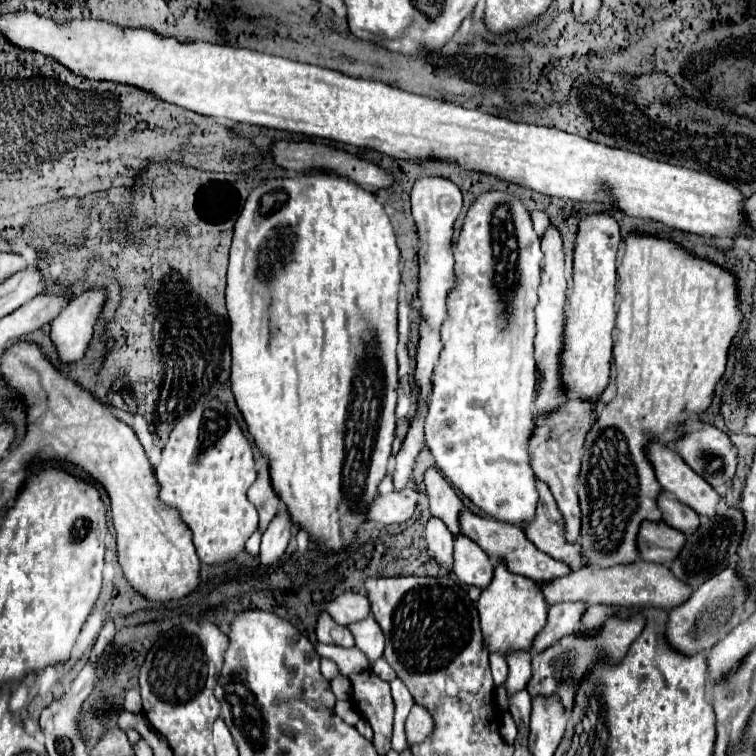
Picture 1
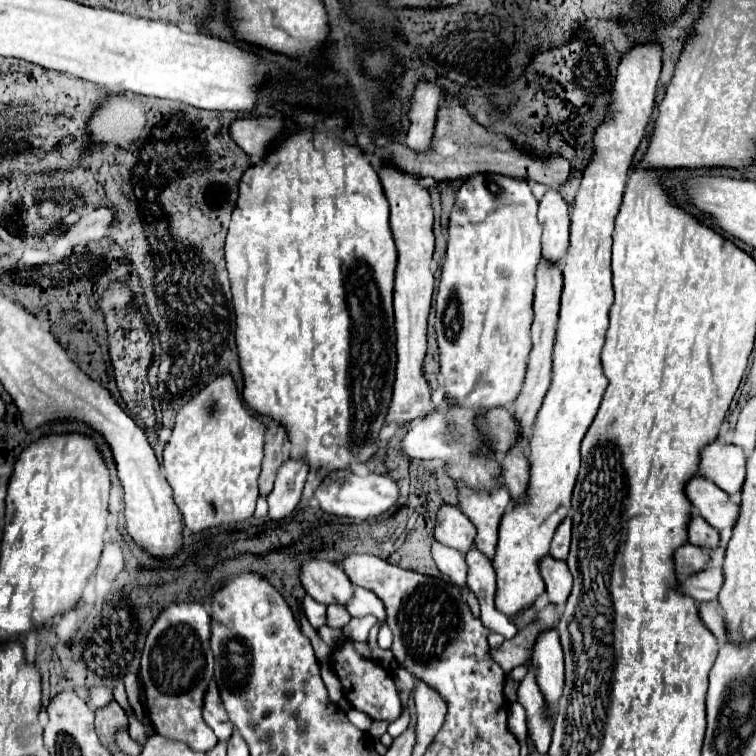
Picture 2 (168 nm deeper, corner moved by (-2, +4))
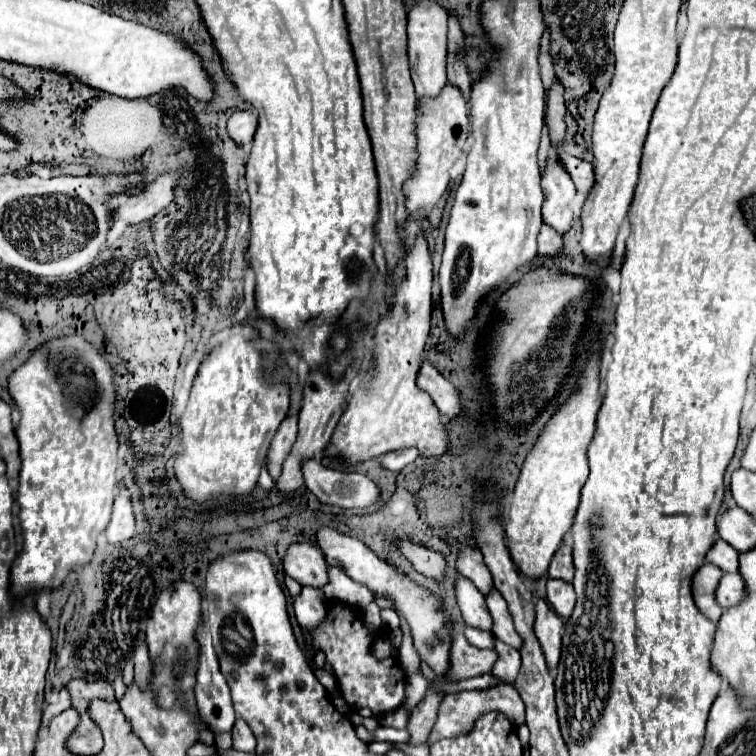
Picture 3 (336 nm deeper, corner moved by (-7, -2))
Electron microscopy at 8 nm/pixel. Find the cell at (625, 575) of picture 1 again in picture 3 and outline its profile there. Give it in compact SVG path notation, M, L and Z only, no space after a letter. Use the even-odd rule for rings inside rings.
M725 572L715 590L717 604L723 608L731 608L731 606L739 604L739 600L743 600L743 596L745 596L745 582L743 582L741 574Z

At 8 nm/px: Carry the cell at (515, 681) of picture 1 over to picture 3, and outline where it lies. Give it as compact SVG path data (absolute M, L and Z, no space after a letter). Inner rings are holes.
M493 588L487 596L485 596L485 602L487 602L487 608L491 612L491 618L493 618L493 636L497 640L501 640L515 648L520 650L523 640L515 628L513 628L513 622L511 622L511 614L507 610L507 602L503 600L501 592L497 588Z

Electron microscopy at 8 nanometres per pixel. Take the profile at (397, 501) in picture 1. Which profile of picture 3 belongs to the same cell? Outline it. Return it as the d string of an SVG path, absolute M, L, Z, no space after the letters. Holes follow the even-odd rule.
M319 460L303 464L305 486L323 502L343 510L365 510L379 502L379 486L365 474L325 468Z

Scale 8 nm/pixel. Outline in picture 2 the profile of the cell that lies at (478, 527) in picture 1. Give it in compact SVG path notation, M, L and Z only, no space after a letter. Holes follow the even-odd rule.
M546 556L540 564L540 574L546 582L546 594L550 602L556 606L564 606L572 590L572 576L566 562Z

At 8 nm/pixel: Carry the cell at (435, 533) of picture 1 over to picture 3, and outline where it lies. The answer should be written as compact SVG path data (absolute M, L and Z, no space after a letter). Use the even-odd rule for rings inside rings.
M461 574L455 580L455 594L457 594L457 604L461 608L463 620L471 626L491 630L491 616L485 604L485 596L469 582L469 578L463 578Z

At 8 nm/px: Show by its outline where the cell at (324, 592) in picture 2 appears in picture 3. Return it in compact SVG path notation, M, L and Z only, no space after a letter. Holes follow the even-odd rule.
M293 544L285 556L285 572L301 586L323 588L329 582L329 566L325 554L313 544Z

